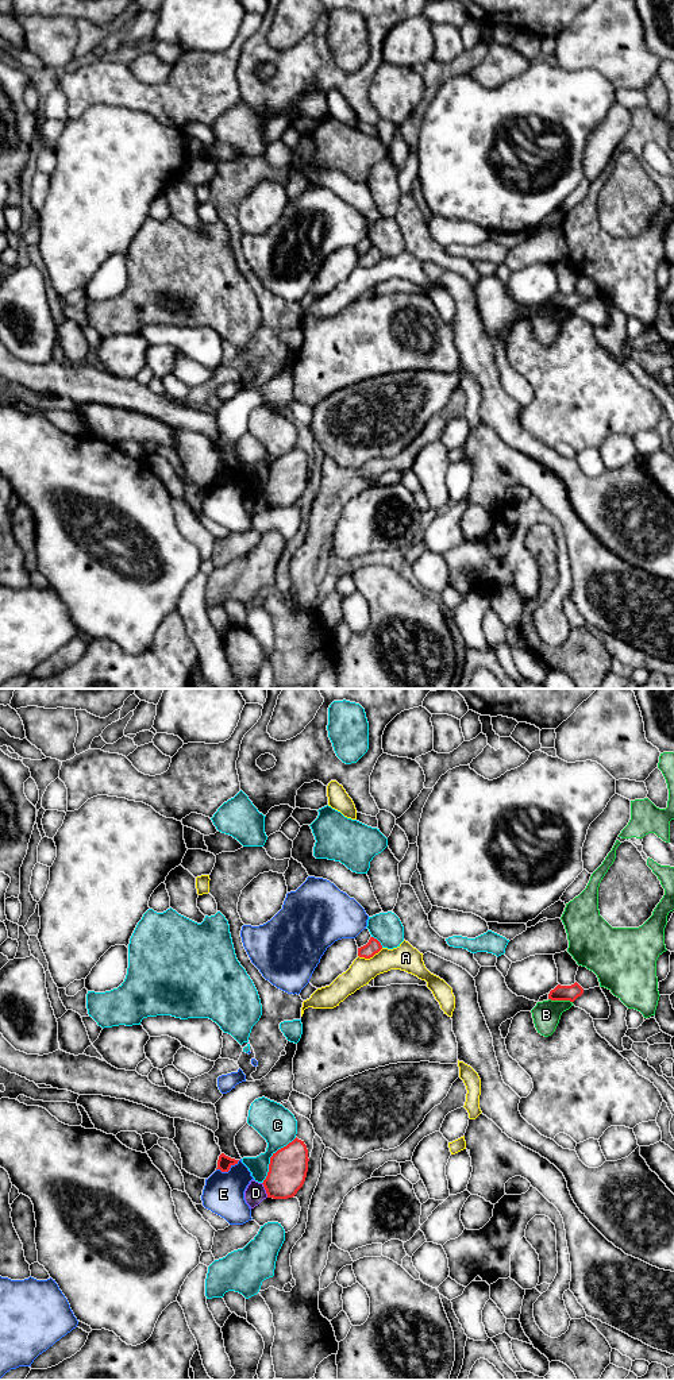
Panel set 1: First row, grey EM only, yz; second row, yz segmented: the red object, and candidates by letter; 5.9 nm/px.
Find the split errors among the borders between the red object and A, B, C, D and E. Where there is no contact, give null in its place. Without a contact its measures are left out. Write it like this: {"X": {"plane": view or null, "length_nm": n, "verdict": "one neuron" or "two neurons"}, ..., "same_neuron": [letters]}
{"A": {"plane": "yz", "length_nm": 160, "verdict": "two neurons"}, "B": {"plane": "yz", "length_nm": 150, "verdict": "two neurons"}, "C": {"plane": "yz", "length_nm": 340, "verdict": "two neurons"}, "D": {"plane": "yz", "length_nm": 100, "verdict": "two neurons"}, "E": {"plane": "yz", "length_nm": 160, "verdict": "two neurons"}, "same_neuron": []}

